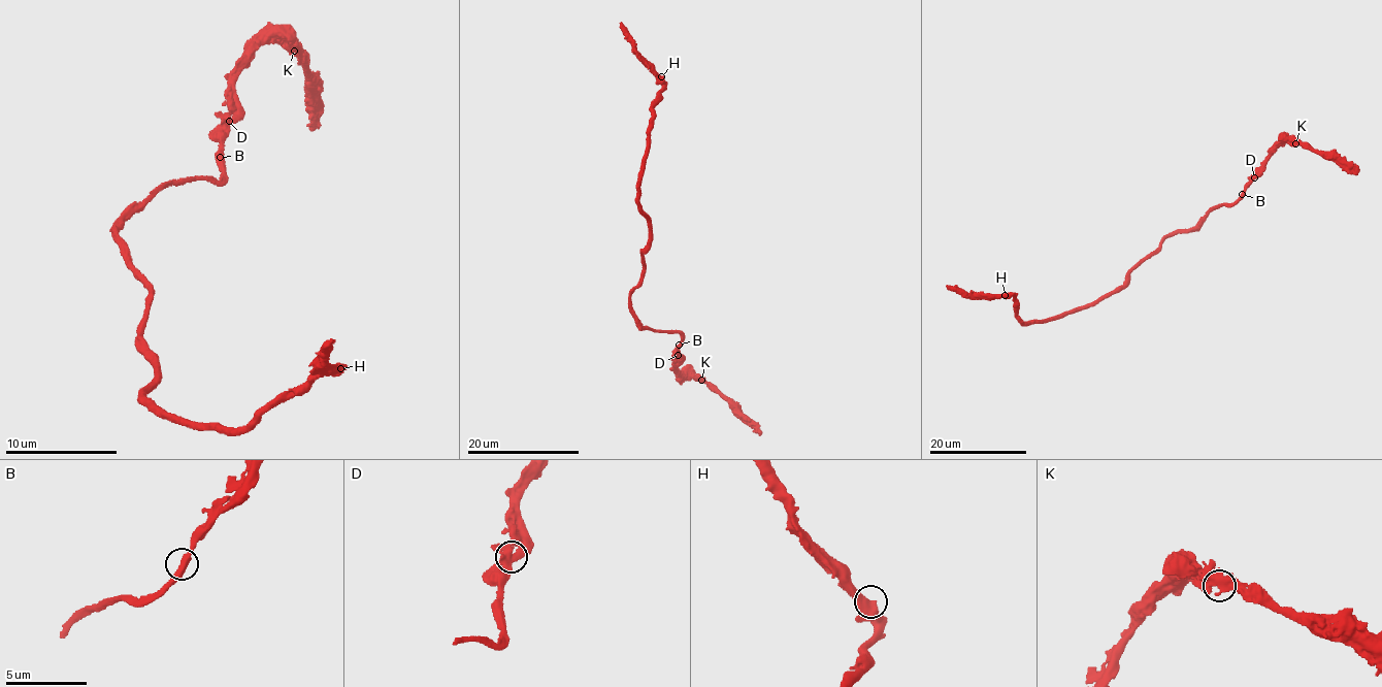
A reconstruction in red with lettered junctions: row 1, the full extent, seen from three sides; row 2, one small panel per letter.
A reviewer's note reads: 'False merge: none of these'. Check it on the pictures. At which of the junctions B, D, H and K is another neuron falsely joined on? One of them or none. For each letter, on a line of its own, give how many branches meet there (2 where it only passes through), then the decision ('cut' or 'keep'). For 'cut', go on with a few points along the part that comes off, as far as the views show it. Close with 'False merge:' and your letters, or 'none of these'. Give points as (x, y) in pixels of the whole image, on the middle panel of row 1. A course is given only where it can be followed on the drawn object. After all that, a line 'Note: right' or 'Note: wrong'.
B: branches 2; keep
D: branches 3; keep
H: branches 3; keep
K: branches 2; keep
False merge: none of these
Note: right

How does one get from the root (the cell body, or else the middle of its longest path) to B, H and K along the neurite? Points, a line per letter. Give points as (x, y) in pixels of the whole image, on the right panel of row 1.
B: (1155, 251), (1165, 237), (1190, 230), (1210, 211), (1222, 204), (1229, 205), (1242, 194)
H: (1155, 251), (1130, 271), (1122, 286), (1060, 317), (1021, 323), (1013, 295), (1005, 295)
K: (1155, 251), (1165, 237), (1190, 230), (1210, 211), (1237, 200), (1255, 169), (1277, 144), (1283, 141), (1295, 142)

